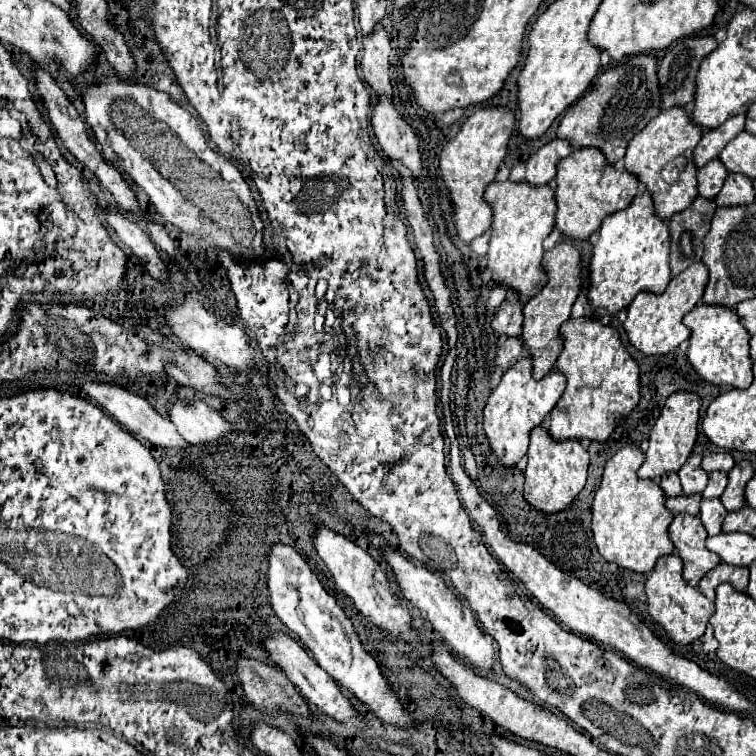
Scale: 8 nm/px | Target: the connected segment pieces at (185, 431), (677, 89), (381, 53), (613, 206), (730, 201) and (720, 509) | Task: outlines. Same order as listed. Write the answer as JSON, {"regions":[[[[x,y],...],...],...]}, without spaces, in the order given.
{"regions":[[[[173,402],[167,408],[177,432],[189,444],[207,444],[229,434],[227,422],[207,402]]],[[[687,36],[663,54],[663,58],[657,66],[657,78],[659,78],[659,88],[661,88],[661,104],[659,104],[661,110],[673,108],[673,106],[689,106],[693,102],[695,74],[699,70],[699,64],[715,48],[717,48],[717,42],[713,36]]],[[[381,24],[373,28],[373,32],[363,36],[363,52],[361,52],[361,70],[369,86],[377,94],[391,96],[393,88],[389,84],[389,54],[391,44],[387,32]]],[[[595,148],[573,150],[569,158],[559,160],[555,184],[555,228],[561,230],[563,236],[575,240],[591,238],[607,216],[625,210],[639,194],[639,180],[625,170],[615,170],[613,166],[607,166],[607,162],[603,162],[603,154],[599,154],[599,150]]],[[[729,174],[721,192],[715,198],[715,204],[721,206],[745,206],[755,202],[753,182],[749,178],[741,178],[741,174]]],[[[715,498],[715,500],[701,500],[701,514],[699,514],[699,518],[701,518],[701,522],[703,522],[703,526],[705,526],[709,536],[715,536],[715,534],[721,532],[721,524],[723,524],[725,516],[727,516],[727,510],[721,504],[719,498]]]]}

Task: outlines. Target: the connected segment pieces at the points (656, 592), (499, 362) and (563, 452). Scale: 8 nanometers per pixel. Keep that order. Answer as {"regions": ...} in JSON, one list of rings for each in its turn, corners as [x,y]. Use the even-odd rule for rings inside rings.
{"regions":[[[[669,554],[669,556],[663,556],[657,560],[657,564],[645,584],[647,610],[649,610],[651,618],[667,632],[667,636],[675,644],[691,644],[703,636],[707,622],[709,622],[711,614],[715,612],[715,606],[697,588],[689,586],[683,580],[681,570],[683,570],[683,562],[679,556]]],[[[507,338],[503,348],[501,348],[501,344],[497,346],[495,368],[501,368],[503,372],[507,372],[521,358],[525,358],[525,350],[519,348],[519,338]]],[[[537,426],[531,432],[531,444],[527,452],[527,470],[525,470],[525,490],[523,498],[537,510],[545,514],[555,514],[565,510],[573,498],[583,490],[587,480],[589,454],[579,440],[555,442],[543,426]]]]}

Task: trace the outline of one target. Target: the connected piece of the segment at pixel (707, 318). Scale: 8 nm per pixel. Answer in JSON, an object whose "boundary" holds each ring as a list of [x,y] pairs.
{"boundary":[[[699,304],[689,314],[685,314],[683,324],[691,330],[687,360],[693,370],[707,382],[715,386],[733,386],[733,388],[749,388],[753,382],[749,358],[749,334],[745,326],[739,322],[739,316],[731,308]]]}

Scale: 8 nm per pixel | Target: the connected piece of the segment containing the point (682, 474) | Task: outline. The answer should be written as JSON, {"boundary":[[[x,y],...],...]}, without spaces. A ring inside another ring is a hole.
{"boundary":[[[689,456],[677,474],[681,478],[681,486],[683,486],[681,494],[683,496],[701,494],[709,480],[707,472],[701,468],[701,456]]]}

